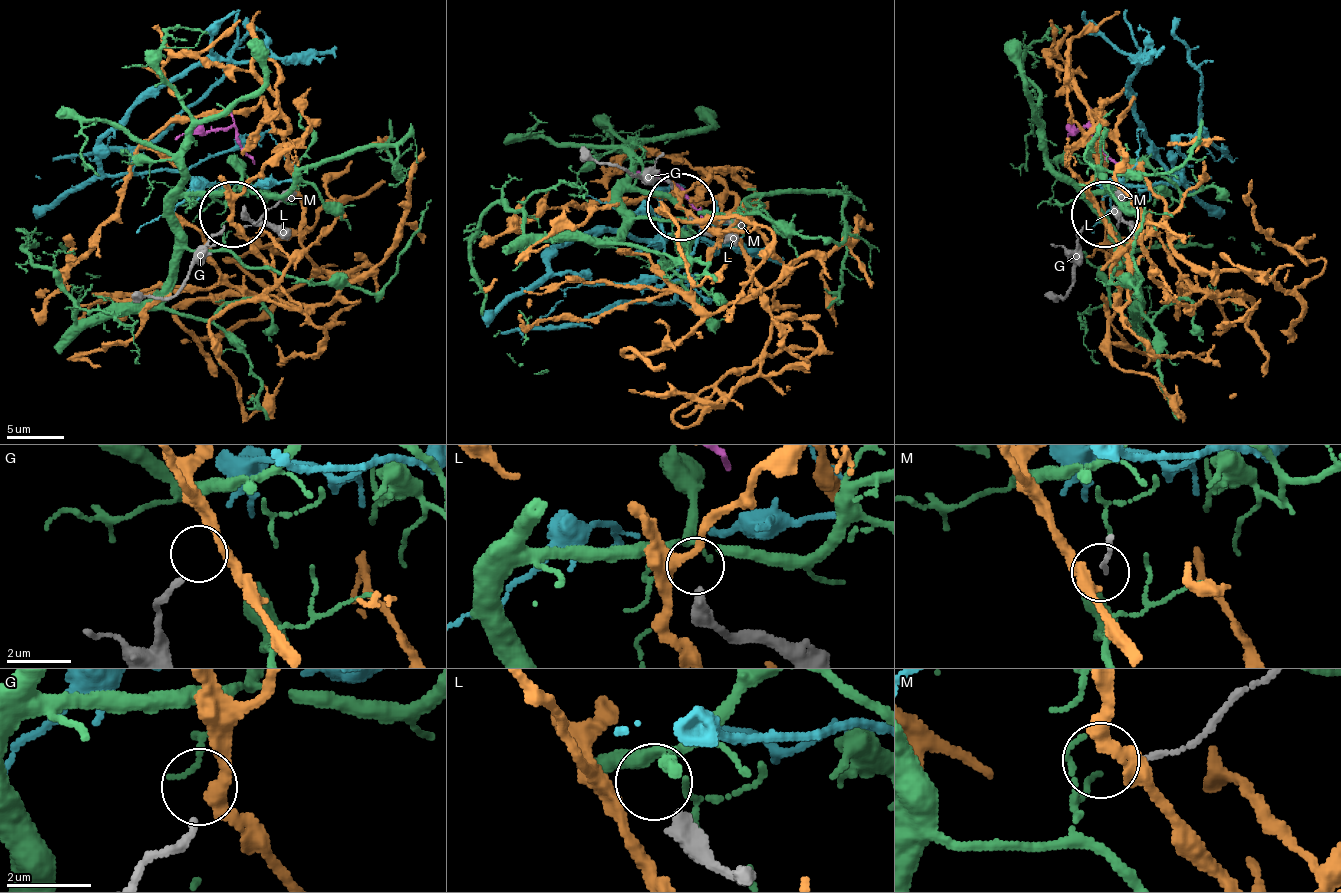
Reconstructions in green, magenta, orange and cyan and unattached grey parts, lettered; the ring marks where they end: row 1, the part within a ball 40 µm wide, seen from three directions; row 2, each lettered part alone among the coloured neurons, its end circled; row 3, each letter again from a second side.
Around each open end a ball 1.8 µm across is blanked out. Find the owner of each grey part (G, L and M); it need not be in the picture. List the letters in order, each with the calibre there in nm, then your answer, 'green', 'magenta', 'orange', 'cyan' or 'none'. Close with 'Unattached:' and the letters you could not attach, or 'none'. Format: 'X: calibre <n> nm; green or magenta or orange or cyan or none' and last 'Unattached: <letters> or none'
G: calibre 180 nm; none
L: calibre 400 nm; none
M: calibre 120 nm; none
Unattached: G, L, M

